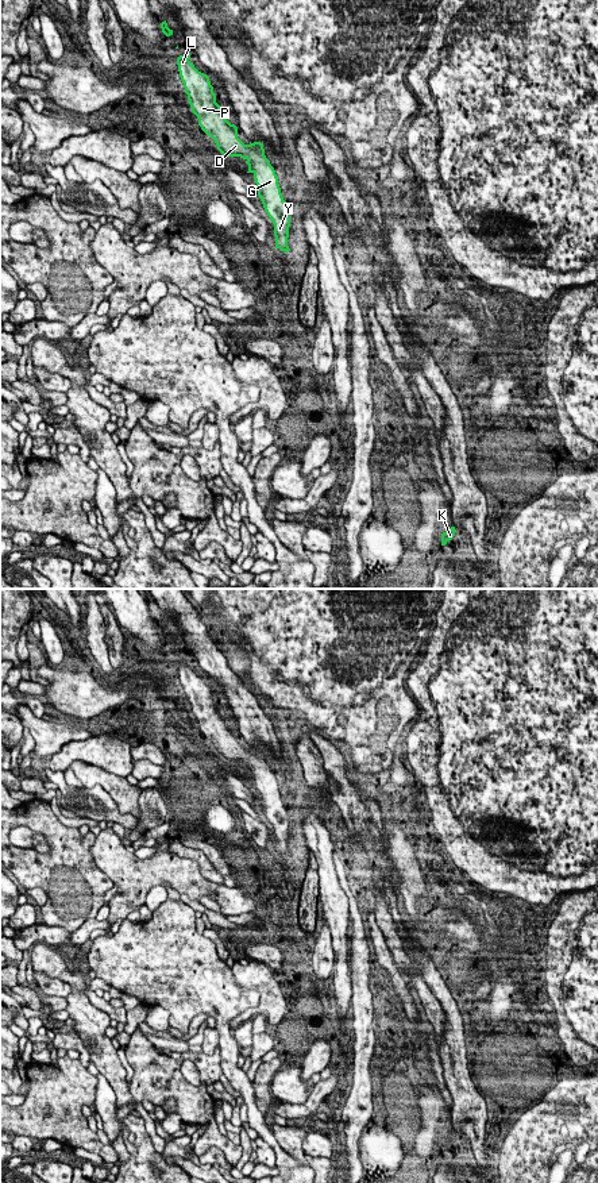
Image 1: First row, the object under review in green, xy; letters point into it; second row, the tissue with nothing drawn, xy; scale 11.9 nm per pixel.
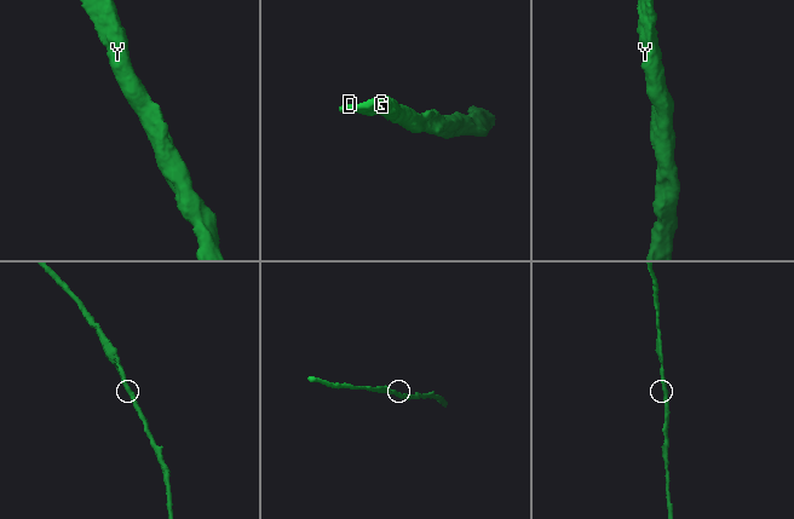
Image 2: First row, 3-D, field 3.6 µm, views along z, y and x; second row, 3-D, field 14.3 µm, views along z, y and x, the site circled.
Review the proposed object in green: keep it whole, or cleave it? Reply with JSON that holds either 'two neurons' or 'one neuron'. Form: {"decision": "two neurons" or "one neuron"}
{"decision": "one neuron"}

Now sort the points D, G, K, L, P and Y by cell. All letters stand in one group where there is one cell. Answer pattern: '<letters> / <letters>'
D G K L P Y

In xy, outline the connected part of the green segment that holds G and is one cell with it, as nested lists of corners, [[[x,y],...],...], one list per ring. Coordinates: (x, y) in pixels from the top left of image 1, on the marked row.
[[[190,53],[177,58],[181,81],[188,95],[192,112],[198,119],[201,130],[209,135],[223,155],[240,157],[248,165],[258,186],[258,196],[274,224],[275,247],[290,251],[288,246],[290,216],[288,204],[282,197],[278,177],[265,155],[263,143],[244,144],[238,138],[238,127],[231,124],[216,103],[216,95],[209,77],[198,72],[189,61]]]

